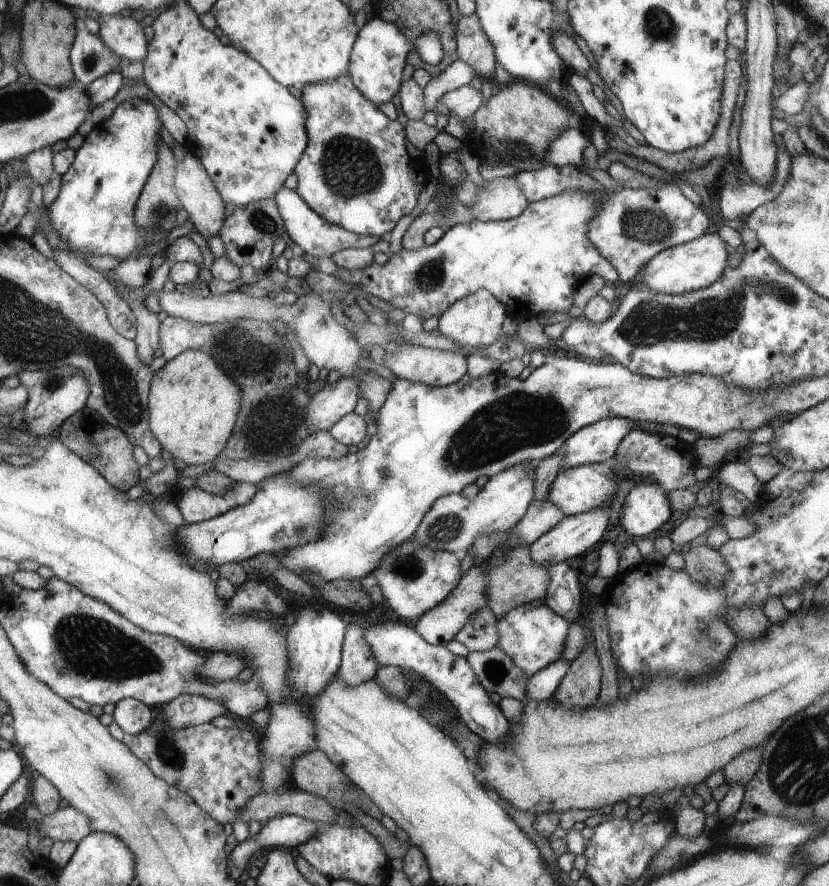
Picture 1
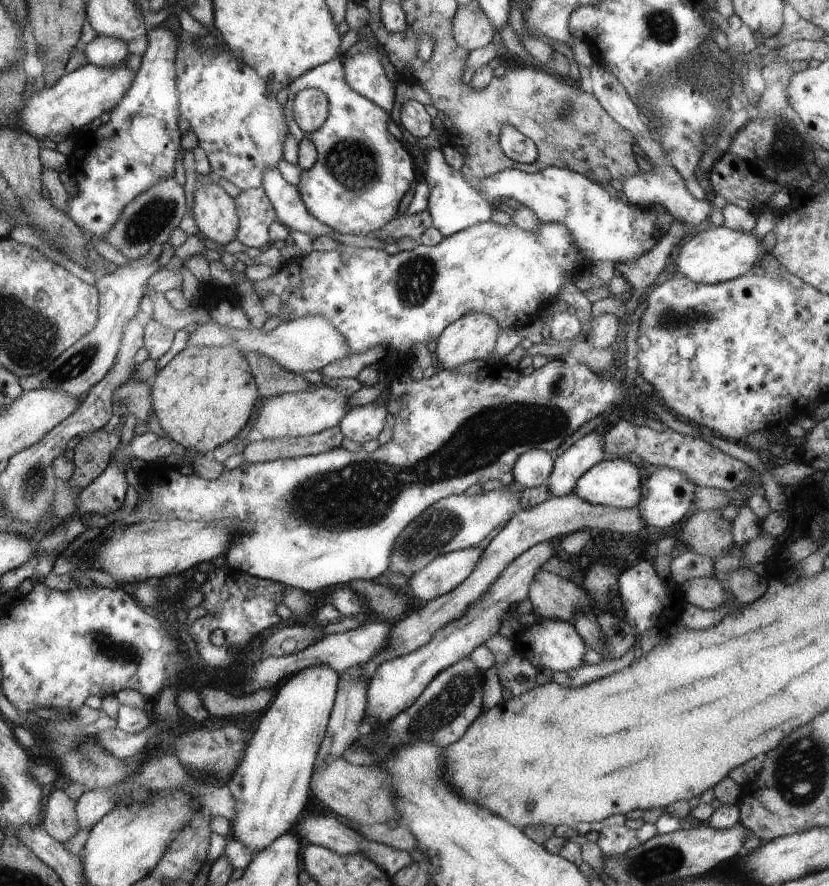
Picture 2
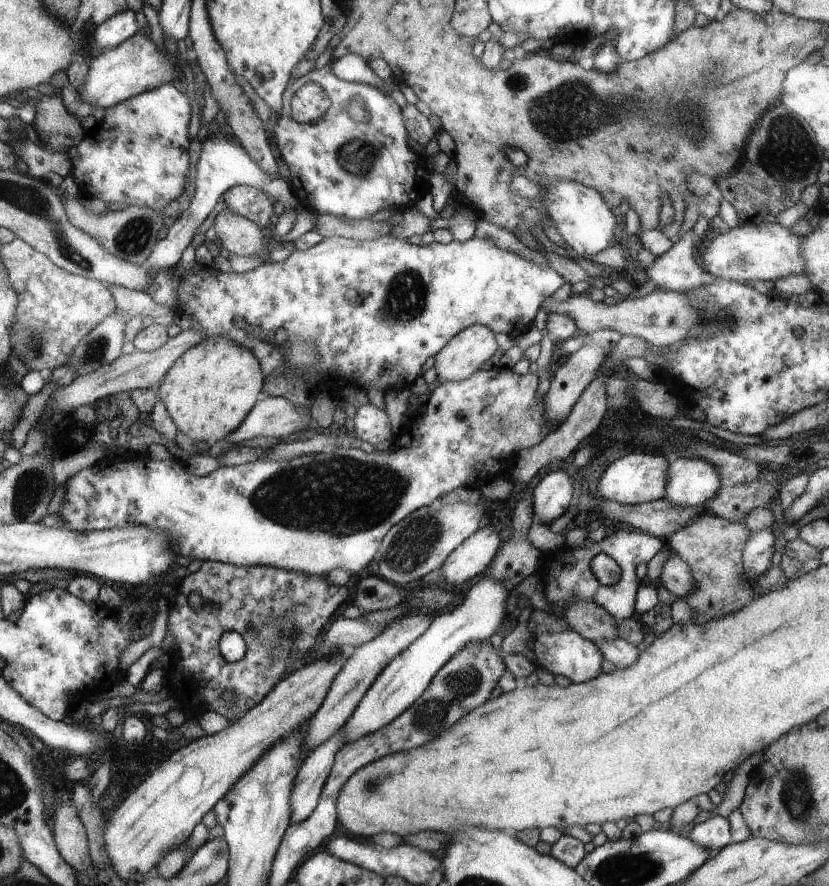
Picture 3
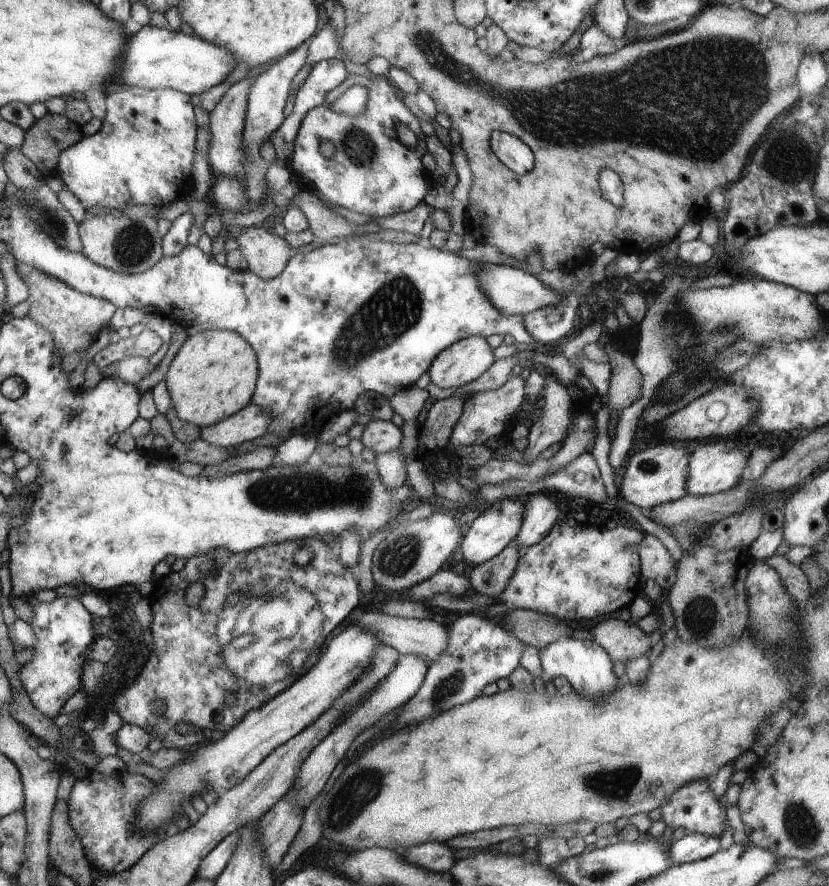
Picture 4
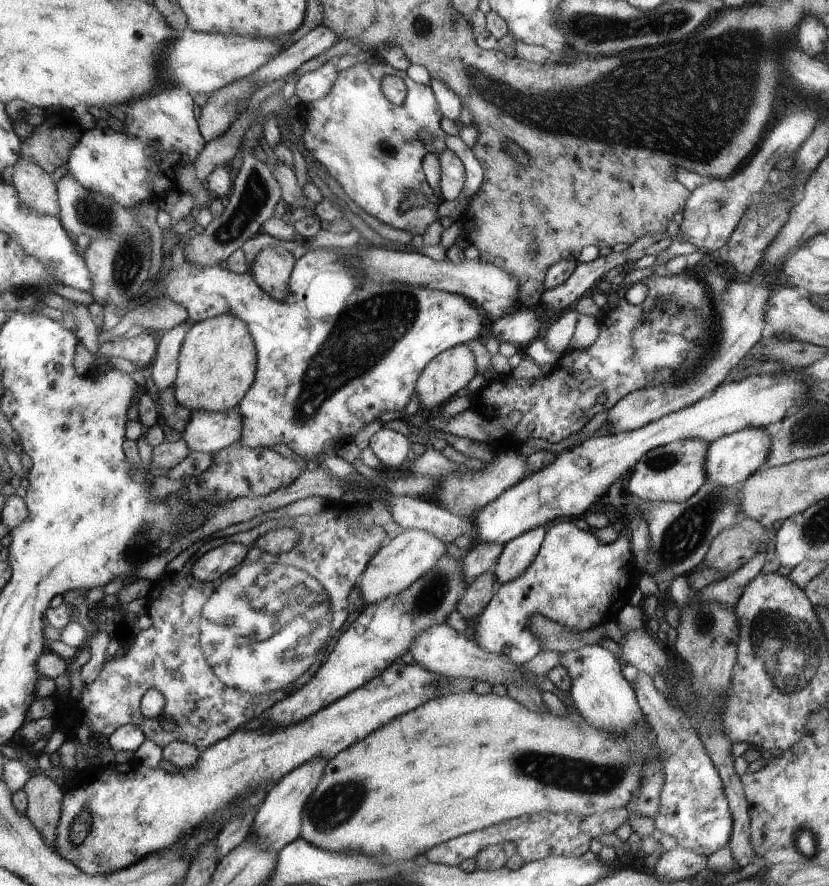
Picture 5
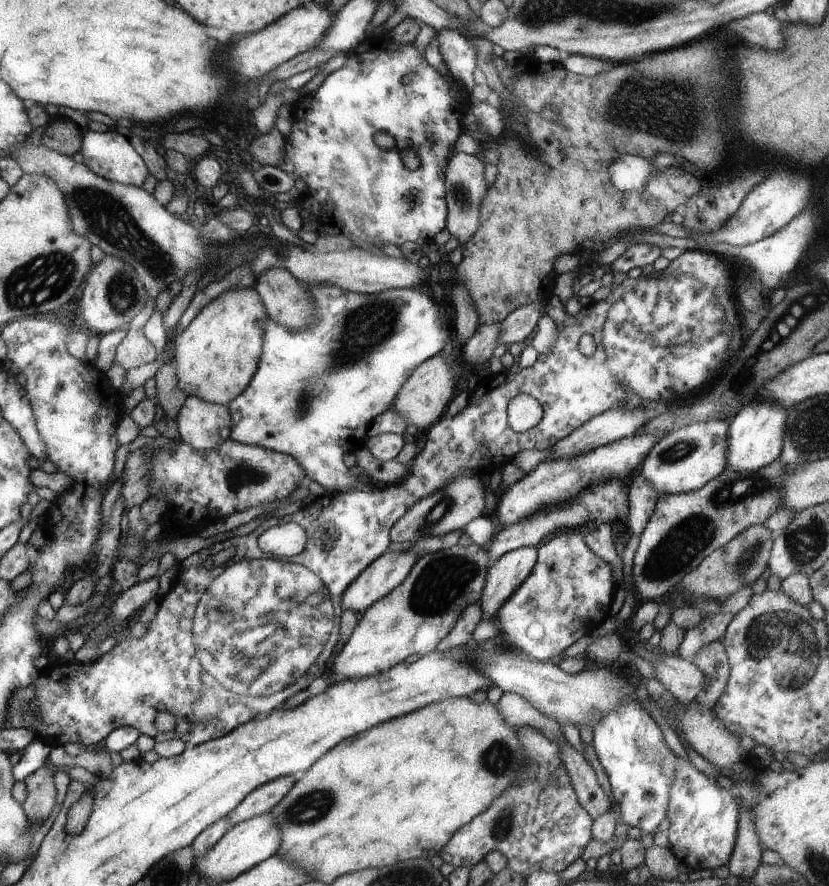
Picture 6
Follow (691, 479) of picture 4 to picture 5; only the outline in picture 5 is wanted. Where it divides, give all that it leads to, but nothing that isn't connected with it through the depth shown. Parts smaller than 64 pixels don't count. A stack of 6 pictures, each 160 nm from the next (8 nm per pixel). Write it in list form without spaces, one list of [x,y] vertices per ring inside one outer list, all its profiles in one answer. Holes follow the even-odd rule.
[[[750,427],[711,442],[705,460],[708,482],[719,484],[721,487],[731,487],[746,481],[768,460],[772,437],[767,427]]]

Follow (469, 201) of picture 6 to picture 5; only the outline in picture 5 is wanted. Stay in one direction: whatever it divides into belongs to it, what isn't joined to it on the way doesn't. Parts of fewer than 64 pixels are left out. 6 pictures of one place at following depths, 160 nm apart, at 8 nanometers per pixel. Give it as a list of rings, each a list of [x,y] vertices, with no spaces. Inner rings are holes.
[[[445,149],[438,154],[441,162],[440,196],[444,201],[456,200],[463,195],[466,171],[460,158]]]

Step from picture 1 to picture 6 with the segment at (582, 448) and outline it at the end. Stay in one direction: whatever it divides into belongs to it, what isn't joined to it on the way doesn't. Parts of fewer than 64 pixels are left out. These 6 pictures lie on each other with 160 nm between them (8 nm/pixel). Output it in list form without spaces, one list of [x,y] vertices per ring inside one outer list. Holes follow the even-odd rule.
[[[520,547],[515,551],[507,552],[492,563],[487,572],[482,598],[479,600],[484,618],[494,620],[500,607],[531,575],[536,559],[536,547]]]

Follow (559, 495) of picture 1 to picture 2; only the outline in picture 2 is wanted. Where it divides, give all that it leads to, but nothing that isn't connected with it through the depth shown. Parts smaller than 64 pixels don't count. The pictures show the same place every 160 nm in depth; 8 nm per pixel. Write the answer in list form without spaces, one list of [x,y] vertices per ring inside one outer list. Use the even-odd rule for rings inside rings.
[[[607,457],[580,476],[572,494],[576,493],[589,503],[606,507],[638,507],[641,501],[642,483],[648,478],[649,472],[648,467],[645,466],[641,469],[628,458]]]

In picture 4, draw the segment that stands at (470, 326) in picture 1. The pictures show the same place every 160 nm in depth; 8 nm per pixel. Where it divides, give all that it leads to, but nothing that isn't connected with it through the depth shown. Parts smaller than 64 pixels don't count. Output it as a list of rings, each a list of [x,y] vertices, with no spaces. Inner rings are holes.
[[[476,335],[459,340],[458,343],[451,344],[446,351],[442,351],[428,369],[428,376],[440,388],[452,386],[452,388],[459,389],[468,383],[474,382],[494,363],[494,354],[492,354],[488,342]]]

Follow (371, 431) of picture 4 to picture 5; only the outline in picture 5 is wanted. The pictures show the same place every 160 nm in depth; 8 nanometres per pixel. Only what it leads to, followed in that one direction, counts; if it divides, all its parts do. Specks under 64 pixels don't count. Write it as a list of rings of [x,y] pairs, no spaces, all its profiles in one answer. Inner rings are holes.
[[[383,426],[370,438],[369,446],[372,448],[376,458],[380,460],[381,467],[390,471],[402,467],[404,462],[406,462],[406,458],[408,458],[408,452],[410,452],[410,440],[406,436],[402,436],[397,431]]]

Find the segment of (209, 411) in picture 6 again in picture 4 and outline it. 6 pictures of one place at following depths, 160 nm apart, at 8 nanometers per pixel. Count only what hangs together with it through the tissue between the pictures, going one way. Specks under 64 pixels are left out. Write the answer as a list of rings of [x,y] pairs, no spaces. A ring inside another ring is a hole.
[[[250,403],[222,422],[200,428],[200,439],[221,449],[232,449],[246,440],[258,439],[270,430],[274,420],[267,409]]]

